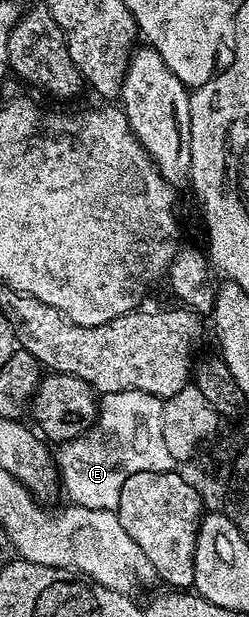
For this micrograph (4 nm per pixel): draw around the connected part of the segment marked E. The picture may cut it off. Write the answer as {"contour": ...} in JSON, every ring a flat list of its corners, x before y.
{"contour":[[128,389,106,393,98,402,95,423,76,438,61,445,56,465,63,492,73,505,117,511,120,491,129,476,138,472,171,473,176,466,164,441,163,399]]}

